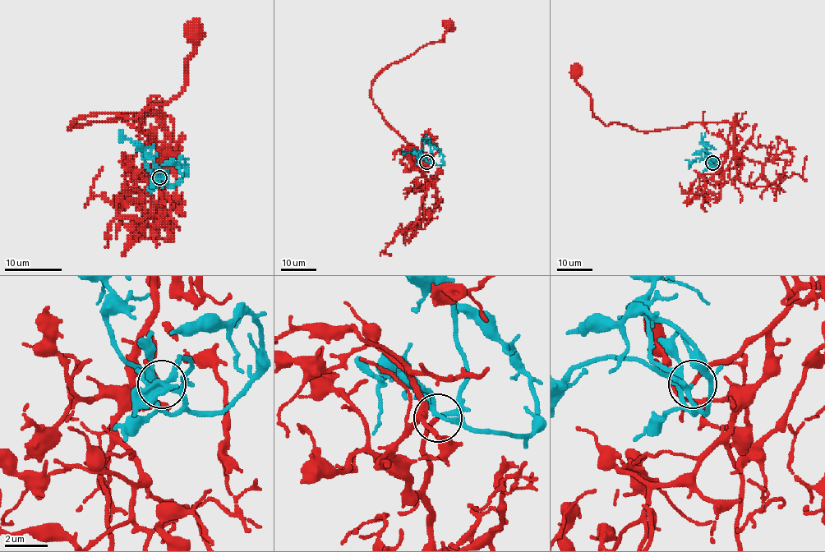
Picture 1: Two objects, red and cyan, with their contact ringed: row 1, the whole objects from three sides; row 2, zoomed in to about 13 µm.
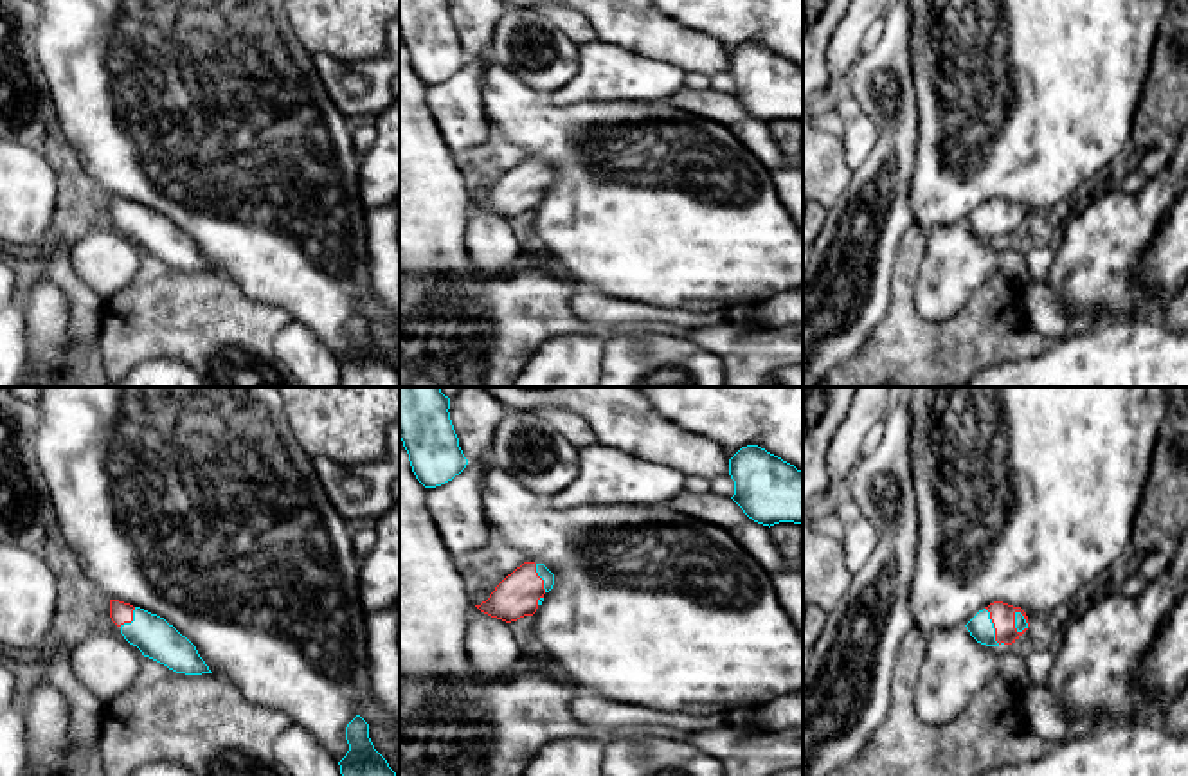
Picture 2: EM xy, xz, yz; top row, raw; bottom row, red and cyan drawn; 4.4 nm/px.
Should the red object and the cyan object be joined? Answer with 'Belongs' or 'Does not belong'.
Belongs

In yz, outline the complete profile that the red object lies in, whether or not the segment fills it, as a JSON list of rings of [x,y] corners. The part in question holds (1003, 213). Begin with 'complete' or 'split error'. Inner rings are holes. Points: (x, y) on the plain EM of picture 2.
split error; [[[994,198],[979,207],[965,223],[981,241],[1012,241],[1028,227],[1028,212],[1021,203]]]

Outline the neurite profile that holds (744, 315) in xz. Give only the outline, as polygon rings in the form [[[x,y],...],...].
[[[736,304],[727,308],[725,320],[743,329],[763,328],[763,324],[758,320],[754,304]]]

